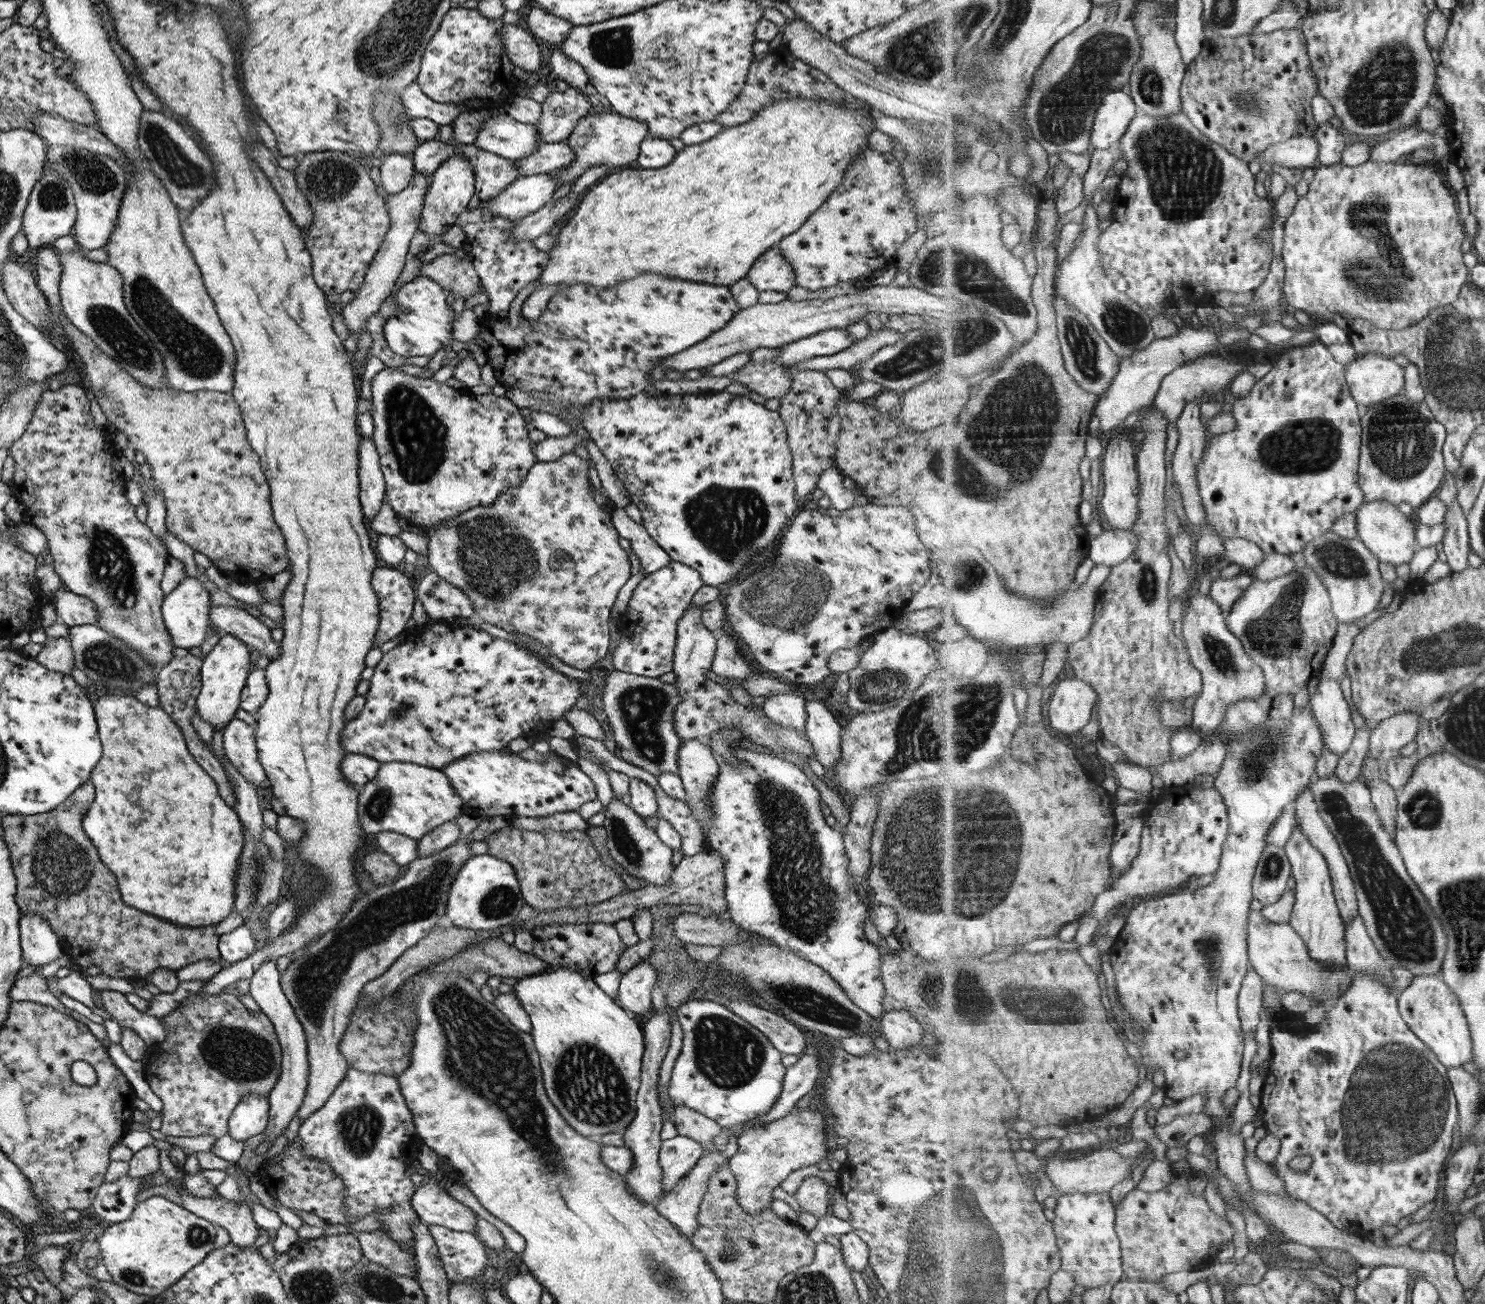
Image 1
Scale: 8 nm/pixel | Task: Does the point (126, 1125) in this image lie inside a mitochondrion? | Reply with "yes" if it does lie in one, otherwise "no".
no

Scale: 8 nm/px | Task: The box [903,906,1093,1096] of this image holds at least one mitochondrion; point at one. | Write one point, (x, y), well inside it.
(1042, 1006)

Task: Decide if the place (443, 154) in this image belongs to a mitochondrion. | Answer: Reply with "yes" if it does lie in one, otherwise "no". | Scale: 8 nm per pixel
no

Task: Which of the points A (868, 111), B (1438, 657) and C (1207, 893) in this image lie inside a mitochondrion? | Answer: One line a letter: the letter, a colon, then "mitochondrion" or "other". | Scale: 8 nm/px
A: other
B: mitochondrion
C: other

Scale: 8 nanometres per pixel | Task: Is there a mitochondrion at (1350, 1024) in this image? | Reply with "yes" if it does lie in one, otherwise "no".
no

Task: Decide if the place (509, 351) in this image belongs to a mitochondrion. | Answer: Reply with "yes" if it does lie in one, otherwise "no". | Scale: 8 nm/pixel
no

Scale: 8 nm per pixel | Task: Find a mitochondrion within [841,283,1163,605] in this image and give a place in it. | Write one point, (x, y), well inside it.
(1025, 417)

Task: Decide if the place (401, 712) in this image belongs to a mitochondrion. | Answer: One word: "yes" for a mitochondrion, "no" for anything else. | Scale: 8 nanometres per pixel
yes

